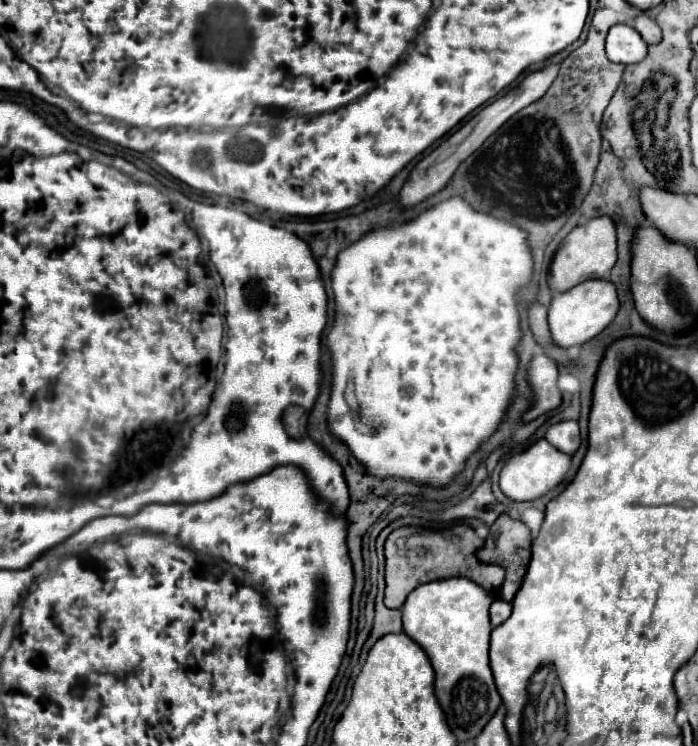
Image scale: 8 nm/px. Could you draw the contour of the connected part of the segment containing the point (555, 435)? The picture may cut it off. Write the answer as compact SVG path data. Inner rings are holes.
M567 420L567 422L559 422L553 424L545 438L561 452L565 454L575 454L577 448L581 446L581 436L579 436L579 424L575 420Z

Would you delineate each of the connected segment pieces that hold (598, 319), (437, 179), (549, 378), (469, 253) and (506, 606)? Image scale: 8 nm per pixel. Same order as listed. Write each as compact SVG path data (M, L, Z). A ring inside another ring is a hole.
M593 278L589 282L581 282L573 286L567 292L553 294L551 306L549 306L549 330L555 340L555 344L563 348L571 348L577 344L585 344L587 340L601 334L617 316L621 308L617 288L611 280Z
M547 66L547 68L539 70L539 72L533 72L533 74L525 76L519 86L515 86L515 88L509 90L505 96L497 98L495 102L491 102L489 106L485 106L483 110L479 110L465 126L461 126L455 134L451 134L445 142L441 142L431 154L427 154L427 156L413 168L411 176L407 178L407 182L405 182L403 190L401 190L401 204L403 204L403 206L417 204L417 202L425 200L427 196L439 192L439 190L449 182L449 178L453 176L453 172L457 170L457 166L459 166L469 154L473 154L505 120L509 120L513 114L517 114L519 110L527 108L529 104L533 104L535 100L539 100L539 98L547 92L547 88L549 88L551 82L555 80L557 72L559 72L559 66Z
M537 354L529 366L529 380L537 392L537 400L529 412L525 412L523 422L531 422L537 416L561 406L561 392L557 390L557 366L545 354Z
M453 196L449 200L425 208L419 216L407 222L377 226L339 252L331 272L335 316L333 326L327 334L327 348L333 364L331 396L327 402L327 430L329 434L333 434L335 440L347 446L347 450L361 464L365 474L377 476L381 480L399 478L405 482L439 490L451 484L453 478L465 470L469 456L477 452L499 430L517 394L515 390L515 374L519 368L517 346L523 336L521 316L517 310L517 290L527 286L533 276L533 254L527 238L529 234L525 234L515 222L497 218L493 214L481 214L479 210L473 210L473 206L469 206L465 198Z
M497 598L493 604L491 604L491 624L493 626L499 626L503 624L509 616L511 616L511 604L509 602L503 602L501 598Z

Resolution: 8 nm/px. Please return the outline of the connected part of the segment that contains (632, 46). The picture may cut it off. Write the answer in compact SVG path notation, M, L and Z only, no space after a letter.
M615 24L607 34L605 50L611 62L627 66L645 60L647 44L631 24Z

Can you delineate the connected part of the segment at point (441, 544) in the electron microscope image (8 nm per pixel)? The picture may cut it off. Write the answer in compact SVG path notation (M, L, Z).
M411 526L391 532L385 542L385 582L387 582L385 606L401 608L405 604L407 594L417 586L453 576L465 576L475 584L479 584L489 594L497 594L503 584L505 570L495 564L479 562L475 552L481 546L483 540L469 526L455 526L445 534Z

